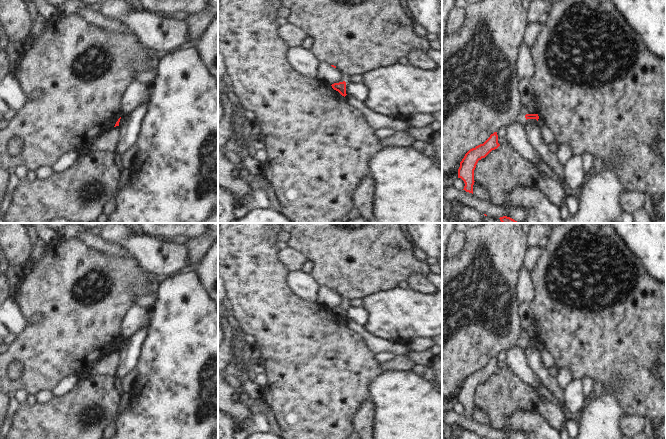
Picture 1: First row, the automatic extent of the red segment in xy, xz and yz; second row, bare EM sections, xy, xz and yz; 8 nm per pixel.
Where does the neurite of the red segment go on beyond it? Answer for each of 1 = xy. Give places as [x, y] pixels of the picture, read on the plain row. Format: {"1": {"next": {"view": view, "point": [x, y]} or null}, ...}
{"1": {"next": null}}

